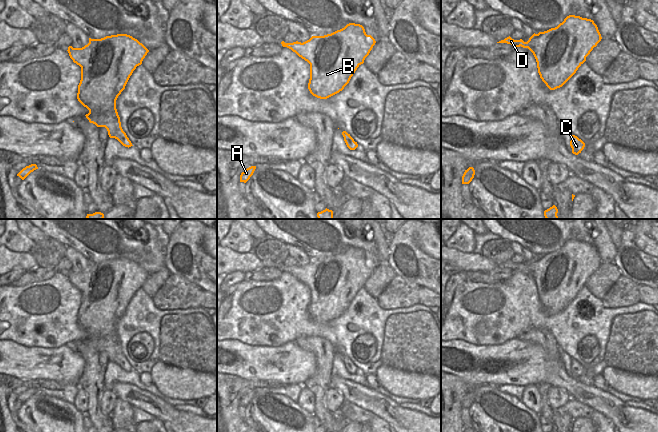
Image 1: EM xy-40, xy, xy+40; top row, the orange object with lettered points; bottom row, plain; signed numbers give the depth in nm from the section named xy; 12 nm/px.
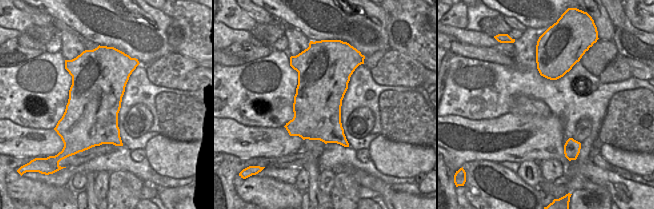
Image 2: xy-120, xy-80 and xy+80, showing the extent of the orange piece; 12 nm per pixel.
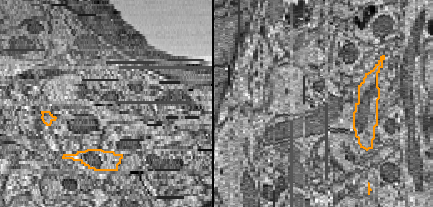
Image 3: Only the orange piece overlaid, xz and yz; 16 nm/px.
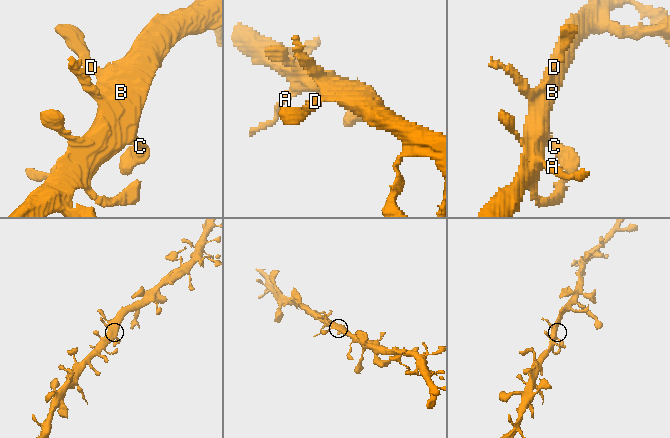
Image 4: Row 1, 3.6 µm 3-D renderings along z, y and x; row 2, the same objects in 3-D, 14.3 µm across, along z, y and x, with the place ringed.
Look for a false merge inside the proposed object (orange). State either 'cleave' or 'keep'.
keep

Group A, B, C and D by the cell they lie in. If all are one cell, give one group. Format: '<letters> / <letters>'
A B C D

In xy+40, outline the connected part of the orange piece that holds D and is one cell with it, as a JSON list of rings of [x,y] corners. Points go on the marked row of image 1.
[[[569,15],[557,27],[534,33],[527,42],[509,36],[497,43],[528,48],[536,59],[540,78],[555,90],[576,73],[601,39],[593,20]]]

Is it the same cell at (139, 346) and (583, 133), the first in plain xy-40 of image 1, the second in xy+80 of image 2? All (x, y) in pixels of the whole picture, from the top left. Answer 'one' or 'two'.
one

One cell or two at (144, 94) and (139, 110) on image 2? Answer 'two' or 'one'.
two

